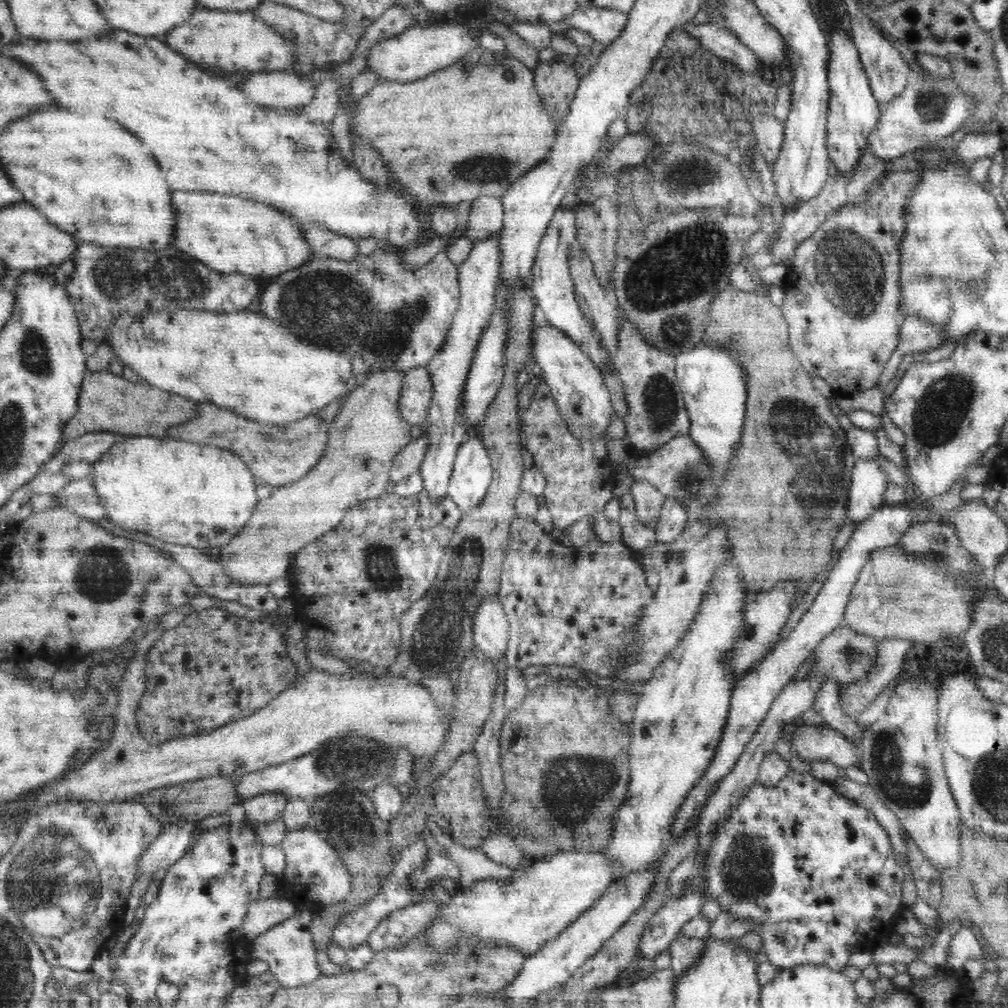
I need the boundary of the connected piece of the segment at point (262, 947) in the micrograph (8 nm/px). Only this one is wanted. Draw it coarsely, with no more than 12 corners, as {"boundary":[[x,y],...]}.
{"boundary":[[310,912],[249,941],[249,959],[267,962],[283,988],[322,972]]}

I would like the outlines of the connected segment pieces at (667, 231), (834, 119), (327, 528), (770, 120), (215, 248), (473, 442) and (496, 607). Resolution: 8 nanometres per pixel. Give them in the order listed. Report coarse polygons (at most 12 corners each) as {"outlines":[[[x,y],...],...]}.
{"outlines":[[[721,208],[616,244],[614,295],[676,356],[703,342],[761,223]],[[824,7],[830,30],[829,162],[850,176],[881,106],[858,48]],[[370,371],[324,454],[259,501],[220,567],[269,585],[348,509],[384,494],[412,436],[404,372]],[[772,114],[750,123],[757,147],[772,168],[783,143],[784,122]],[[174,192],[172,244],[216,272],[274,276],[314,253],[267,204]],[[481,437],[457,448],[447,494],[466,512],[485,499],[491,459]],[[498,594],[481,600],[472,632],[478,651],[502,660],[509,620]]]}

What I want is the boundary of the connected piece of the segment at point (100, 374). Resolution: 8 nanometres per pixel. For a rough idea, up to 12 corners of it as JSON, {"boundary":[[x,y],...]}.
{"boundary":[[87,372],[62,440],[90,432],[166,438],[198,403]]}

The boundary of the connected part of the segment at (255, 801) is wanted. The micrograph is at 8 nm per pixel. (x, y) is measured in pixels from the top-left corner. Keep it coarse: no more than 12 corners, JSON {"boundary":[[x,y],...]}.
{"boundary":[[278,793],[250,798],[243,806],[253,823],[276,821],[289,802]]}

